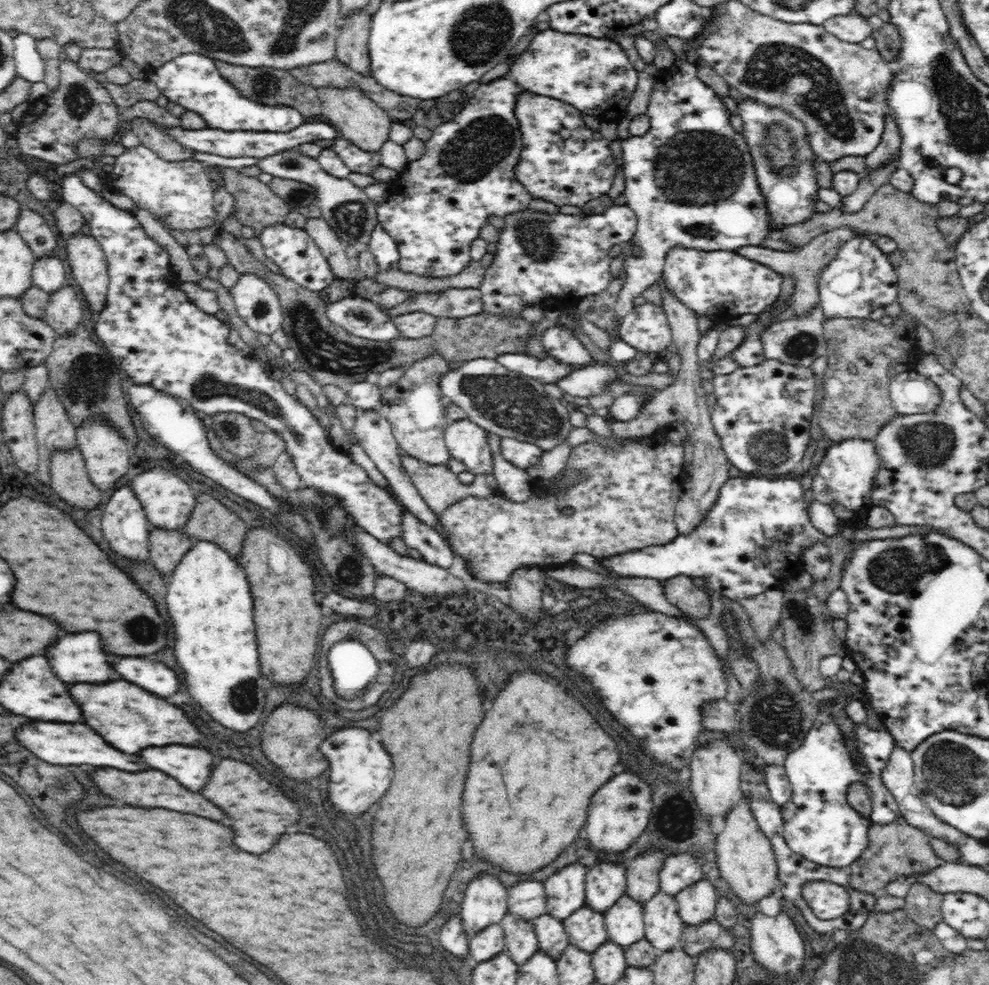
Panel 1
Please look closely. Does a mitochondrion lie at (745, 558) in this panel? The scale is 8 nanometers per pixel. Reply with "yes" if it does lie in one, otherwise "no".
no

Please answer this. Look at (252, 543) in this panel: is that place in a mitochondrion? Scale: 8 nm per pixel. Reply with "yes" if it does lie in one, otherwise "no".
no

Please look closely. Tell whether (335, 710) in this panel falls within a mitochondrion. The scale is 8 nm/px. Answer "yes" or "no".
no

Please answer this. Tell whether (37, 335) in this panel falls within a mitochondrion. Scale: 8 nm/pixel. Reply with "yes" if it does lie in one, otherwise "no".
no

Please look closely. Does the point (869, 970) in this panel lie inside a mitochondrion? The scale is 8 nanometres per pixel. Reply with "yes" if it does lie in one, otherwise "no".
yes

